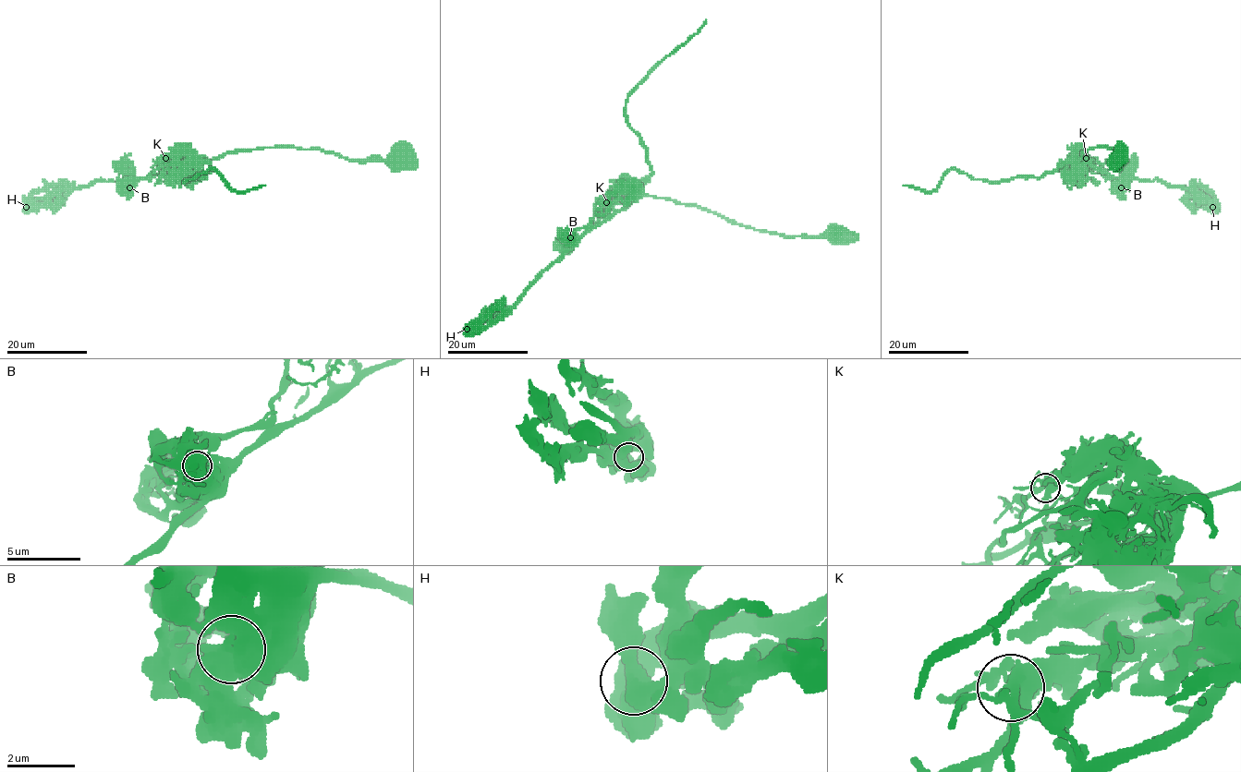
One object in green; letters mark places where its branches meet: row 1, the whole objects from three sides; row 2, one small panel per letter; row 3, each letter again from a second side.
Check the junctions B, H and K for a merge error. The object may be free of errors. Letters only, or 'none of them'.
B

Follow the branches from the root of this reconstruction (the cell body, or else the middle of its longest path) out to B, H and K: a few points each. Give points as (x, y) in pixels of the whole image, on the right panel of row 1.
B: (1115, 160), (1120, 158), (1107, 147), (1092, 148), (1078, 159), (1117, 176), (1121, 186)
H: (1115, 160), (1120, 158), (1107, 147), (1092, 148), (1078, 159), (1109, 175), (1183, 186), (1212, 207)
K: (1115, 160), (1120, 158), (1113, 149), (1107, 147), (1092, 148), (1078, 160), (1081, 152), (1086, 158)

